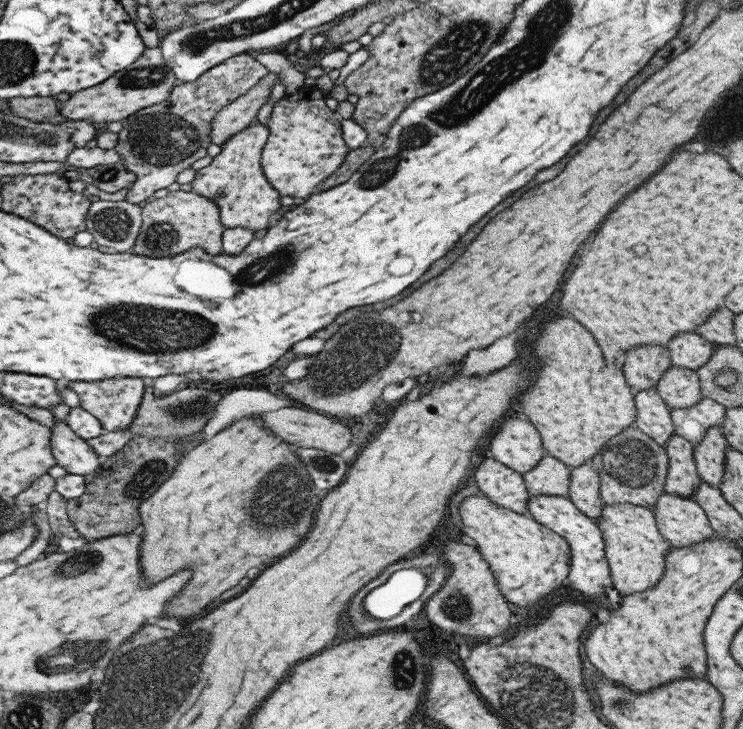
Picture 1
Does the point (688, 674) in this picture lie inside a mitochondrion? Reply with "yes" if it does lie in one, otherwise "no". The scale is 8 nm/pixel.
no

